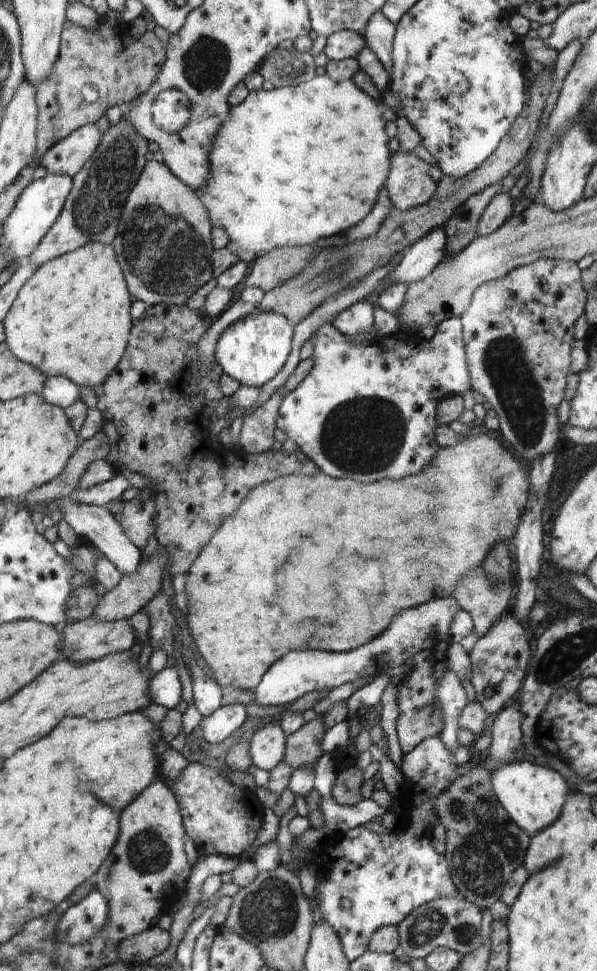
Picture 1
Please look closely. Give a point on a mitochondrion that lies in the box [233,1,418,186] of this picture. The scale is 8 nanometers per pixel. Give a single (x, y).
(290, 65)

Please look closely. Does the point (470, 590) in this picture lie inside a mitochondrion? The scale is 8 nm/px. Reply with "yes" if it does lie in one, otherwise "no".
yes

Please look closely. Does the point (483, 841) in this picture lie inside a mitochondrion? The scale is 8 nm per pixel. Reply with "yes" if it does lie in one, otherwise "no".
yes

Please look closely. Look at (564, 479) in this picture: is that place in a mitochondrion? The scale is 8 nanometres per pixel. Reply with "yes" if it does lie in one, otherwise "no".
no

